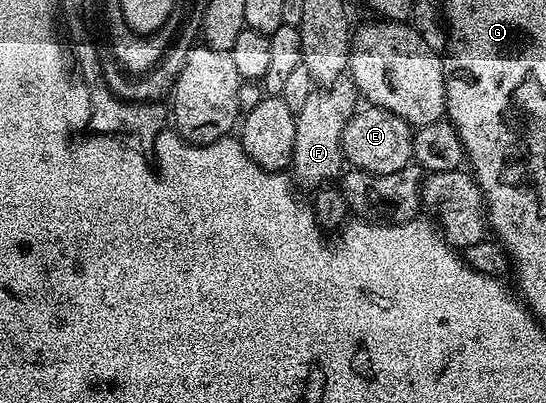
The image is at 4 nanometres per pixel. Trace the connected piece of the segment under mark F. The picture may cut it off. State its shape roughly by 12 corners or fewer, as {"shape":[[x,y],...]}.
{"shape":[[347,77],[309,93],[289,168],[318,189],[344,170],[360,99]]}

